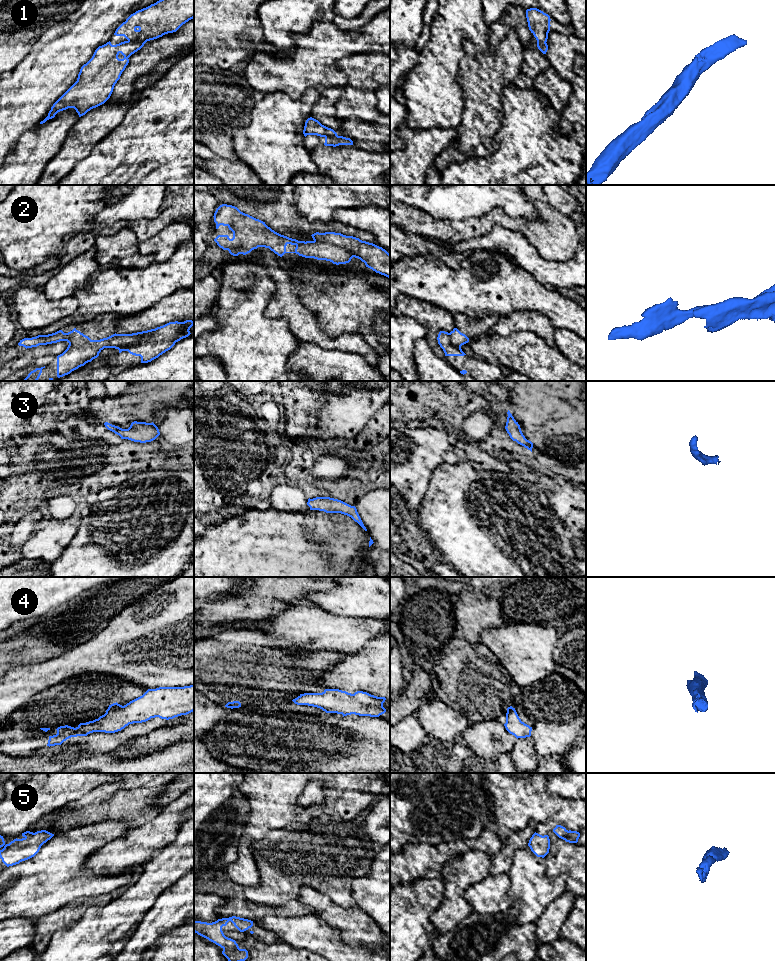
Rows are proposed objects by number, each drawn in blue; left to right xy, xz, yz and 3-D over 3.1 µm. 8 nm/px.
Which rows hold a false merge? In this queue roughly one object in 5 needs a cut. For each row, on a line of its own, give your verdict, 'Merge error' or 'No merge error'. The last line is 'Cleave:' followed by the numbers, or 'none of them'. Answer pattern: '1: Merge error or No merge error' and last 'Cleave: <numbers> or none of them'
1: No merge error
2: Merge error
3: No merge error
4: No merge error
5: No merge error
Cleave: 2

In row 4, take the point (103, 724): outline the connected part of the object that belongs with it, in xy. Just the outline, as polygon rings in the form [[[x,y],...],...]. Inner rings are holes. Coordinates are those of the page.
[[[194,685],[148,689],[142,696],[126,705],[113,703],[98,719],[80,723],[76,728],[58,727],[57,734],[49,736],[47,746],[61,745],[71,737],[87,736],[93,732],[115,733],[129,724],[142,723],[151,718],[173,719],[194,711]]]

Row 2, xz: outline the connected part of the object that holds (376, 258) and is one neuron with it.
[[[316,232],[311,236],[314,241],[347,249],[353,257],[364,262],[366,267],[390,278],[390,254],[382,247],[335,232]]]

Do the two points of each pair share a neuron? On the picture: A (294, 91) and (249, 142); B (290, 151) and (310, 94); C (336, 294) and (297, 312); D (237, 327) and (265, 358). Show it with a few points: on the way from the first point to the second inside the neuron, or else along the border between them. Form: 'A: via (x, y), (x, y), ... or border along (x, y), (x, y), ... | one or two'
A: border along (283, 90), (291, 98) | two
B: via (290, 137), (290, 119), (301, 108) | one
C: border along (294, 287), (295, 293), (312, 312), (320, 327) | two
D: via (245, 335), (245, 338), (257, 350) | one

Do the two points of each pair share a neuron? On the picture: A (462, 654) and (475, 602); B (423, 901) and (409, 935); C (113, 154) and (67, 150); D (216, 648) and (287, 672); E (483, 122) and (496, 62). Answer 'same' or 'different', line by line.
A: different
B: same
C: different
D: same
E: same

